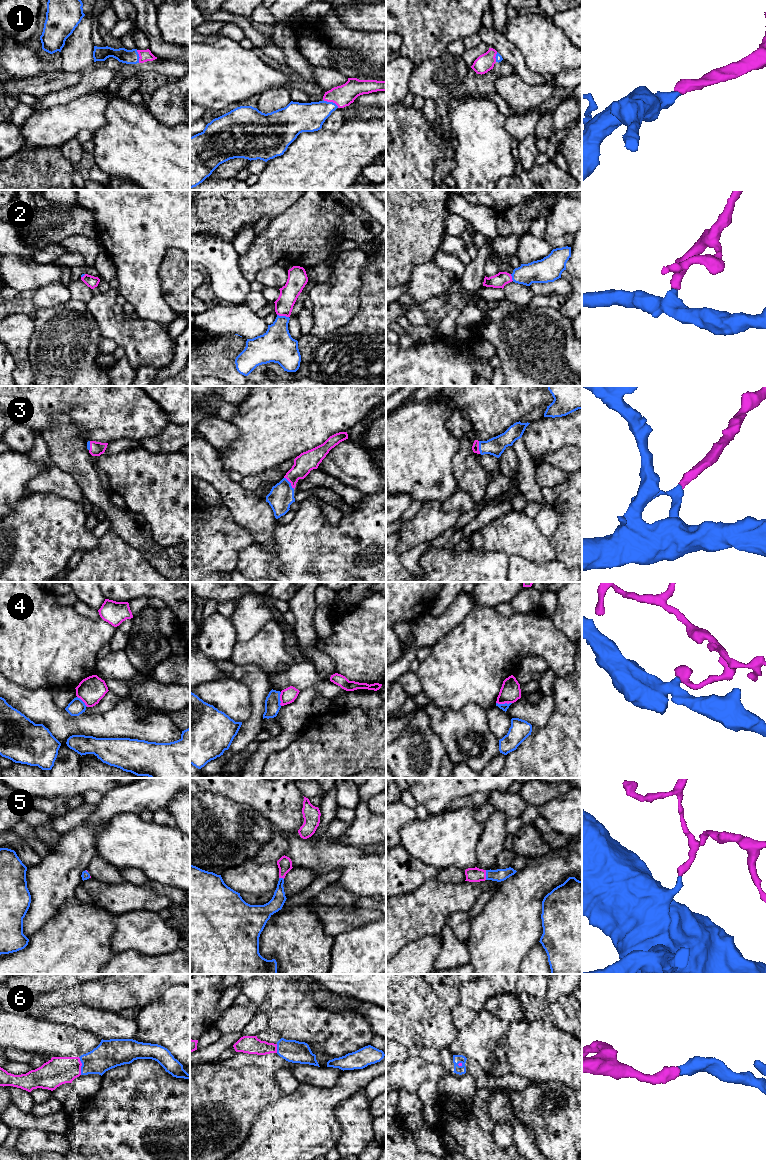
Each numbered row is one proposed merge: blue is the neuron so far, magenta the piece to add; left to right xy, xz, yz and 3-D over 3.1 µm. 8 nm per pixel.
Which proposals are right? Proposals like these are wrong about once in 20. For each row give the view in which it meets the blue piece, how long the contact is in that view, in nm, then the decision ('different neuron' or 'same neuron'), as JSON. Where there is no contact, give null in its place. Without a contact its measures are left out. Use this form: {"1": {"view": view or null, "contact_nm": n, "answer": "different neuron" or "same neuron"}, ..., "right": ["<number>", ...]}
{"1": {"view": "xz", "contact_nm": 140, "answer": "same neuron"}, "2": {"view": "xz", "contact_nm": 100, "answer": "same neuron"}, "3": {"view": "xz", "contact_nm": 130, "answer": "same neuron"}, "4": {"view": "yz", "contact_nm": 130, "answer": "different neuron"}, "5": {"view": "yz", "contact_nm": 80, "answer": "same neuron"}, "6": {"view": "xy", "contact_nm": 150, "answer": "same neuron"}, "right": ["1", "2", "3", "5", "6"]}

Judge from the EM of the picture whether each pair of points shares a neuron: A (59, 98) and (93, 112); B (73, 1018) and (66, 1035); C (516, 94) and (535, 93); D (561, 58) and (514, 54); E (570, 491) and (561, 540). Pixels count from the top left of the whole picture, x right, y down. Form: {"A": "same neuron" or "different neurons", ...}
{"A": "different neurons", "B": "different neurons", "C": "same neuron", "D": "different neurons", "E": "same neuron"}

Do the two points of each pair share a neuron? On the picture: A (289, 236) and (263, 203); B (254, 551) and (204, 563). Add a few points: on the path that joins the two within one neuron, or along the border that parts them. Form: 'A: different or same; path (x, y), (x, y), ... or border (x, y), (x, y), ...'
A: different; border (293, 203), (270, 220)
B: different; border (252, 542), (241, 551), (235, 568)

